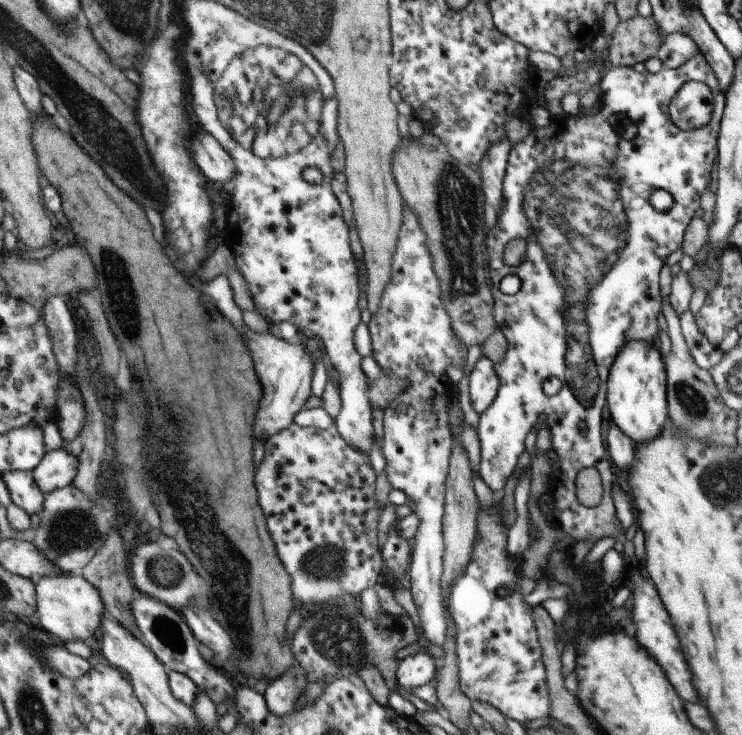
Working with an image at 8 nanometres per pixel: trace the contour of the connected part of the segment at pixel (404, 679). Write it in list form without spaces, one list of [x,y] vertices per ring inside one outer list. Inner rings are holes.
[[[418,652],[404,657],[397,665],[397,680],[399,687],[409,692],[412,688],[429,684],[433,678],[433,660],[426,652]]]

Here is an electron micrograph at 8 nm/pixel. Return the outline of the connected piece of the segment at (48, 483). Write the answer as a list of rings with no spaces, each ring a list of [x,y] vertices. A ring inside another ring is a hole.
[[[62,446],[48,452],[32,474],[44,494],[51,495],[56,490],[74,484],[79,476],[78,456],[72,456]]]

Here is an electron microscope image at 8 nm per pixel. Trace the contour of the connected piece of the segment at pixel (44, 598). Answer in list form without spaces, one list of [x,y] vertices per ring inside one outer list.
[[[62,573],[43,577],[36,586],[39,627],[62,644],[87,640],[95,636],[95,632],[101,628],[107,610],[102,591],[94,583],[89,582],[82,573],[75,575]]]

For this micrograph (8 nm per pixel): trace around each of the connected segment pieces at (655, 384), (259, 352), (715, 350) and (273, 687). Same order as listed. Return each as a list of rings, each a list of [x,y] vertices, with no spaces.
[[[645,340],[629,341],[610,366],[607,381],[609,422],[615,424],[634,444],[649,442],[661,433],[669,404],[665,404],[665,374],[659,354]]]
[[[245,324],[241,332],[254,357],[255,374],[259,374],[259,382],[262,385],[262,401],[259,402],[258,413],[255,414],[254,433],[257,442],[263,444],[267,438],[274,437],[275,434],[287,429],[293,423],[293,416],[310,400],[309,382],[311,382],[313,362],[321,360],[323,352],[314,337],[309,337],[307,342],[300,342],[295,338],[285,341],[274,338],[269,332],[254,332]]]
[[[689,310],[682,312],[679,322],[685,344],[695,364],[703,370],[708,370],[715,366],[721,360],[723,352],[718,346],[709,344],[705,336],[699,332],[692,312]]]
[[[299,665],[291,666],[279,678],[268,683],[263,698],[265,705],[279,718],[293,714],[297,707],[302,704],[301,690],[307,686],[305,675]]]

